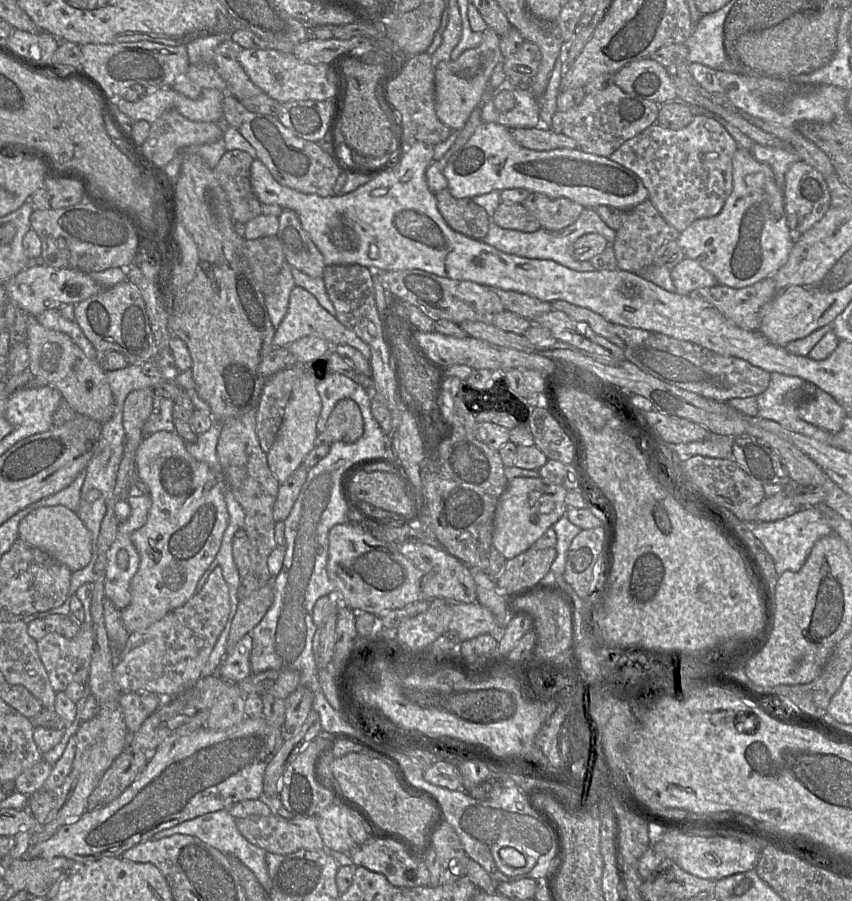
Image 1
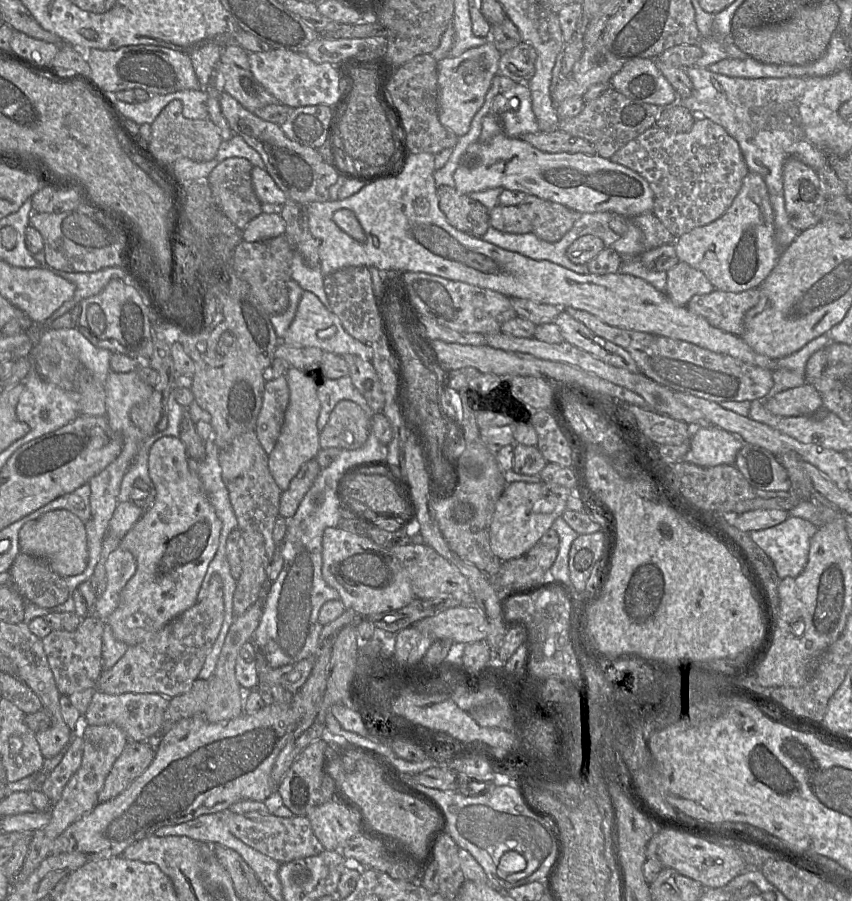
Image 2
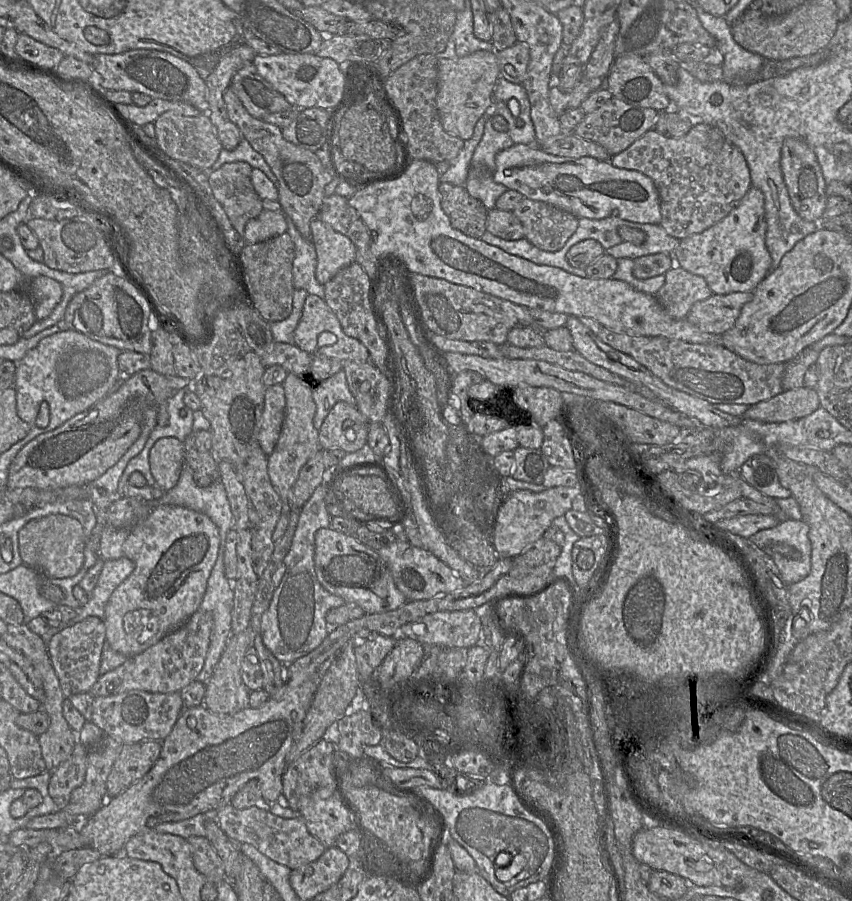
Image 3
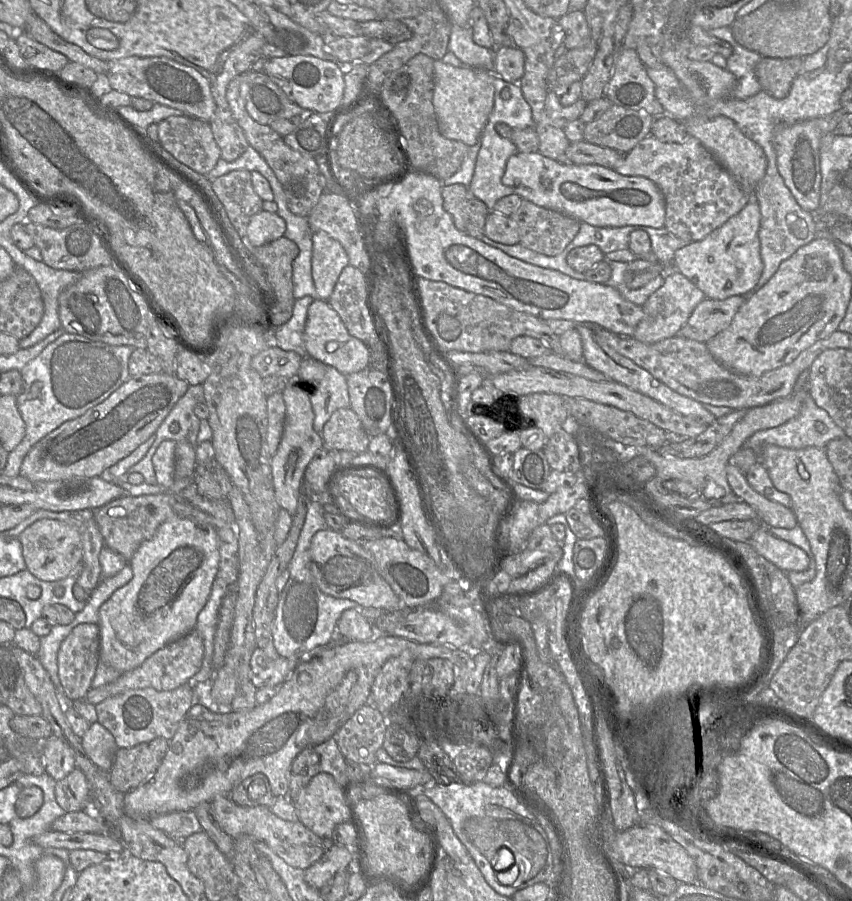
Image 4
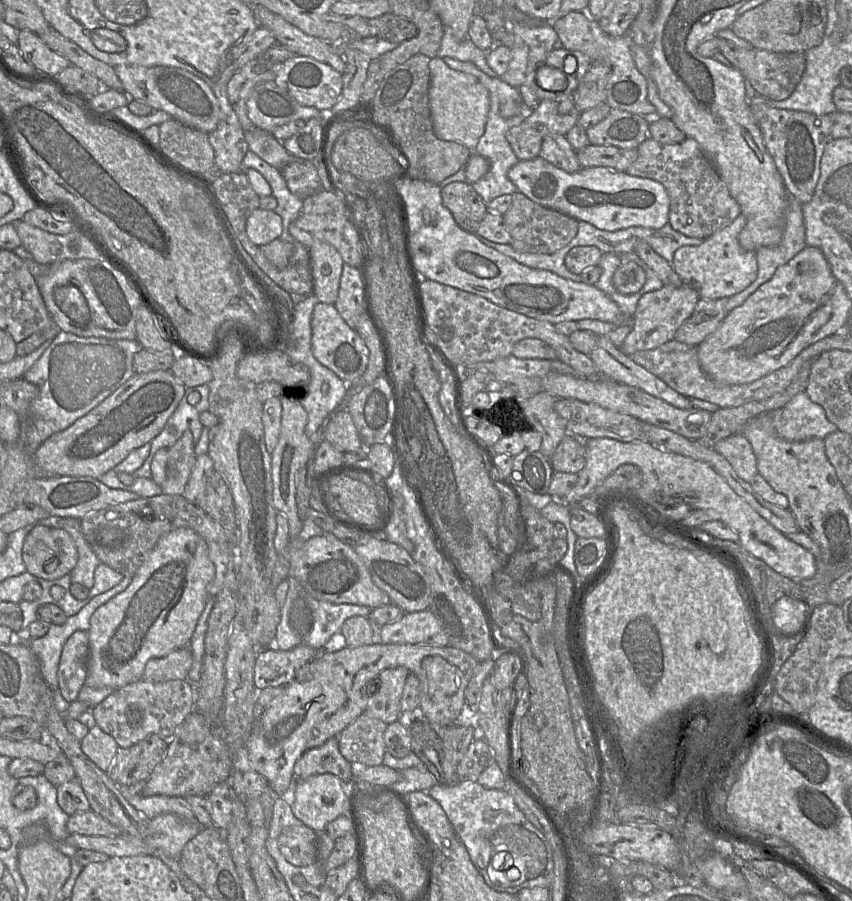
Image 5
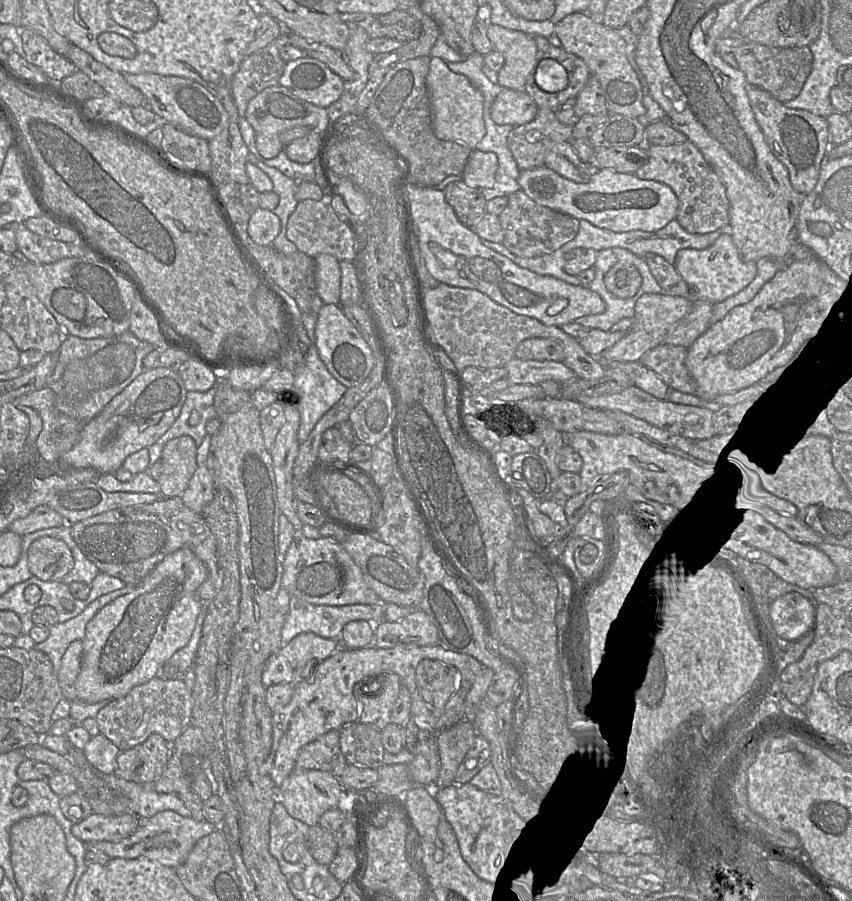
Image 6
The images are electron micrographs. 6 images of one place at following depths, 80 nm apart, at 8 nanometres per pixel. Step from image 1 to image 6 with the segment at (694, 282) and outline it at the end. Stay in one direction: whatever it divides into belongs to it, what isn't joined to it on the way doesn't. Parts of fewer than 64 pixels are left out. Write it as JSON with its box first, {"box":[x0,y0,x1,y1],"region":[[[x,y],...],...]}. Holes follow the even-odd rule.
{"box":[599,294,693,362],"region":[[[644,294],[636,302],[633,325],[626,335],[599,358],[606,362],[636,362],[647,352],[661,345],[669,329],[690,310],[693,300],[690,297],[662,294]]]}

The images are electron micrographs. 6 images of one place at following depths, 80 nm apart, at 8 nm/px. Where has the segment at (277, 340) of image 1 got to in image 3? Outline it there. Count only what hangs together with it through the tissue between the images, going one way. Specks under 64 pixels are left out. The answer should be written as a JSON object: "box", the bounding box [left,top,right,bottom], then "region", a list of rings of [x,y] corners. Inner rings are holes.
{"box":[294,294,370,363],"region":[[[309,294],[304,302],[301,318],[294,331],[294,345],[310,355],[324,355],[340,361],[356,363],[370,362],[367,348],[359,340],[347,336],[326,301],[313,294]]]}

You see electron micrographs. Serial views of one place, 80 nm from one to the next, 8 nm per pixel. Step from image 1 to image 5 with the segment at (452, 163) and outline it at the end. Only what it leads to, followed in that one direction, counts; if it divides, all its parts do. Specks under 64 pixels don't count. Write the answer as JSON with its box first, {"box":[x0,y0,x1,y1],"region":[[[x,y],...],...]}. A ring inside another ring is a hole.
{"box":[508,156,670,231],"region":[[[538,156],[532,160],[519,160],[509,170],[508,178],[517,187],[518,192],[523,193],[533,202],[539,205],[542,205],[544,207],[562,212],[565,215],[568,215],[578,221],[588,222],[594,225],[595,227],[597,227],[598,229],[603,229],[607,231],[617,231],[617,230],[621,230],[621,229],[625,229],[629,227],[635,227],[635,226],[644,227],[644,228],[652,228],[652,229],[660,229],[661,227],[663,227],[669,222],[670,199],[664,186],[661,183],[655,180],[652,180],[652,179],[631,176],[627,174],[625,171],[617,171],[617,170],[613,170],[607,167],[584,167],[578,172],[568,173],[552,165],[551,163],[543,159],[541,156]]]}

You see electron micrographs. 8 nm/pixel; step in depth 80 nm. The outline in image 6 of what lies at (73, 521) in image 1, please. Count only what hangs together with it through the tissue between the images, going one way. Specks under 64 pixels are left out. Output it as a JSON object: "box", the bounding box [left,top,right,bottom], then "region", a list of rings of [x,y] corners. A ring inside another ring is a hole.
{"box":[28,536,74,581],"region":[[[44,536],[28,548],[31,573],[43,581],[60,581],[74,566],[74,558],[67,544],[55,537]]]}

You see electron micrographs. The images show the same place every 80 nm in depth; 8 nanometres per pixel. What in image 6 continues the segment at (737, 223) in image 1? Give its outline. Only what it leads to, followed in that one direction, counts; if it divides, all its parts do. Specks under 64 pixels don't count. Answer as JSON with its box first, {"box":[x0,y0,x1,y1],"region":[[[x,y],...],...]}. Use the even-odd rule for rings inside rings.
{"box":[674,230,756,304],"region":[[[728,230],[722,231],[716,241],[702,250],[682,249],[676,254],[674,267],[686,282],[690,298],[717,304],[747,287],[756,277],[756,262],[744,262]]]}

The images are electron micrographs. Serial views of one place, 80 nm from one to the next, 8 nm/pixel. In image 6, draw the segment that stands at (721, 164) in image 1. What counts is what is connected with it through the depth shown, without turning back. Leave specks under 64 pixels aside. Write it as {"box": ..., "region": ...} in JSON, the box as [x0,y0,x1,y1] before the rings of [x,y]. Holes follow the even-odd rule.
{"box":[635,141,730,234],"region":[[[691,141],[669,146],[647,145],[647,152],[647,163],[635,172],[635,176],[641,180],[661,182],[673,190],[679,200],[675,220],[685,231],[690,234],[707,234],[727,230],[730,206],[726,189]]]}

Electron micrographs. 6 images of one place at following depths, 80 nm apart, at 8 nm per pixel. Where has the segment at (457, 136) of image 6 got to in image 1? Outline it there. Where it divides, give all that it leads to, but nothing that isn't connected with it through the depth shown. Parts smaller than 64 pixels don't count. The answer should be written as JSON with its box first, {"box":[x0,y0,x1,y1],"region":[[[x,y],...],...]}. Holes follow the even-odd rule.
{"box":[435,28,503,131],"region":[[[491,28],[483,32],[482,43],[464,51],[457,60],[440,62],[435,68],[435,109],[440,121],[452,131],[465,126],[472,111],[483,102],[495,66],[503,60],[500,51],[500,36]]]}

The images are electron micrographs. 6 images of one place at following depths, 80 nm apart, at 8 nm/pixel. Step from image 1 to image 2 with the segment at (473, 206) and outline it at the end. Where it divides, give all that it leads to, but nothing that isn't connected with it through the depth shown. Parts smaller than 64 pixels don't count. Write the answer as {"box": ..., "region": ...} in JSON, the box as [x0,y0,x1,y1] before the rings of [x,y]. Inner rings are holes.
{"box":[437,187,490,238],"region":[[[455,187],[437,188],[439,207],[450,225],[470,236],[482,238],[490,225],[490,213],[479,201],[462,194]]]}

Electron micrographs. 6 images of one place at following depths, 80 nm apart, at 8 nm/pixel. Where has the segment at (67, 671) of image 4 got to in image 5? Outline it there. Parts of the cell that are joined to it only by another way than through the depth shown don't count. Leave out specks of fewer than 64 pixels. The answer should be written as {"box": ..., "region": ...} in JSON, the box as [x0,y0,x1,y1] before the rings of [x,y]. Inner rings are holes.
{"box":[57,631,88,703],"region":[[[75,631],[63,646],[57,672],[60,693],[68,703],[78,699],[87,677],[88,657],[88,632]]]}

